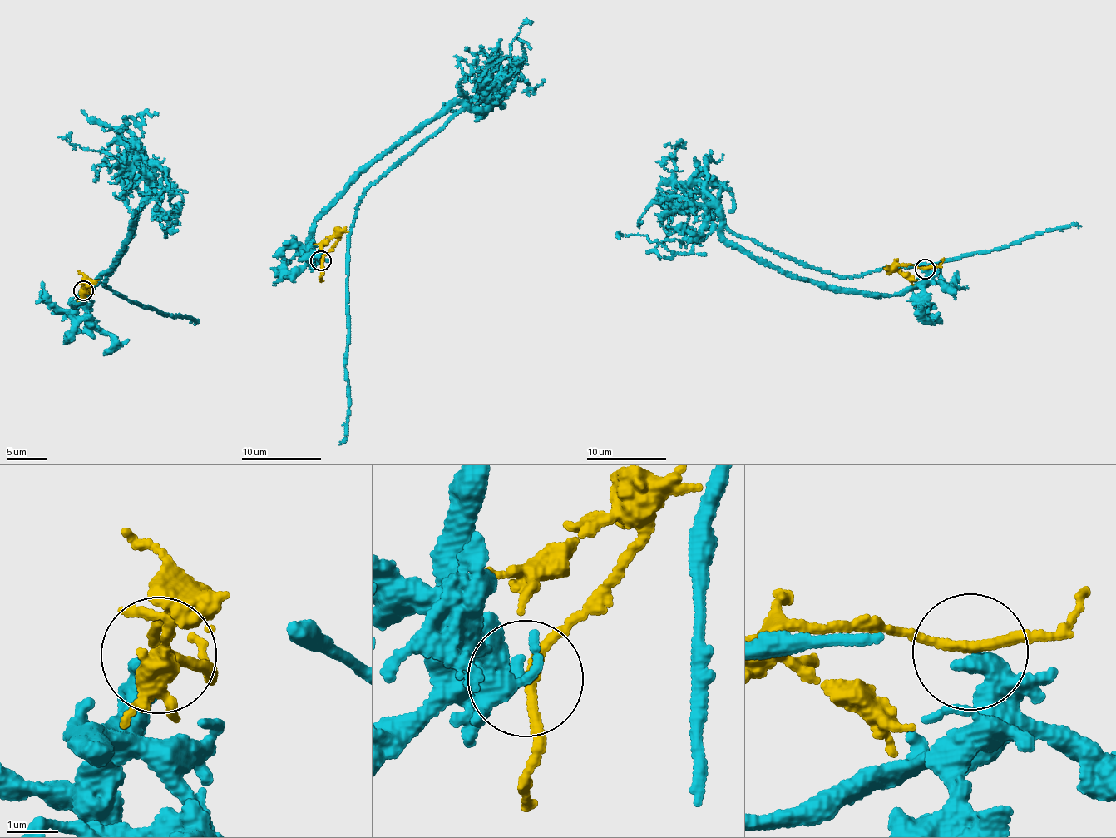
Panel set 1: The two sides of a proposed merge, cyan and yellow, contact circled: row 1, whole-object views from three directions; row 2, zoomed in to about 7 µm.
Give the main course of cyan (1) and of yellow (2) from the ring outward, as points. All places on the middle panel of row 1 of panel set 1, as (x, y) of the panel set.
1: (321, 260), (310, 252), (313, 228), (358, 173), (462, 106), (358, 204), (339, 444)
2: (321, 260), (338, 240), (333, 237), (313, 244)

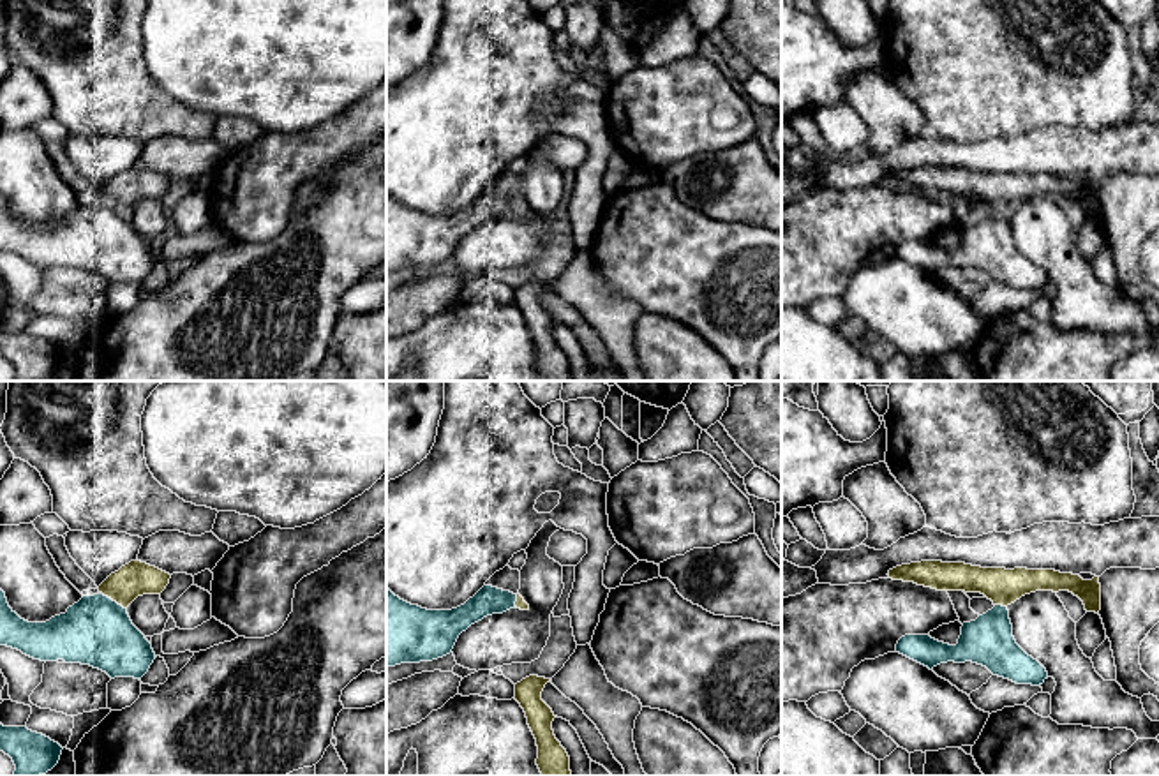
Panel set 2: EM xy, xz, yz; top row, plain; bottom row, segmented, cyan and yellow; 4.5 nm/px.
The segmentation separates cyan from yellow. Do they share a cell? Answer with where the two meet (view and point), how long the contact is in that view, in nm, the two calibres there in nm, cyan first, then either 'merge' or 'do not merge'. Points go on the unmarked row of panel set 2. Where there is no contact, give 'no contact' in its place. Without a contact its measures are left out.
meets cyan in xy at (115, 207); contact 130 nm long; 320 nm thick on the cyan side, 160 nm on the other; do not merge

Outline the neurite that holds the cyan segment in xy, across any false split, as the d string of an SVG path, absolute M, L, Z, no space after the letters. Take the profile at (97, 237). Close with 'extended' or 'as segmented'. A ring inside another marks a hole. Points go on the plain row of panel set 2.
M0 194L0 250L18 254L41 266L64 265L65 268L90 270L111 284L134 282L141 286L155 265L152 249L132 229L127 213L104 199L83 201L65 219L46 228L28 228L9 212L5 198Z; as segmented

